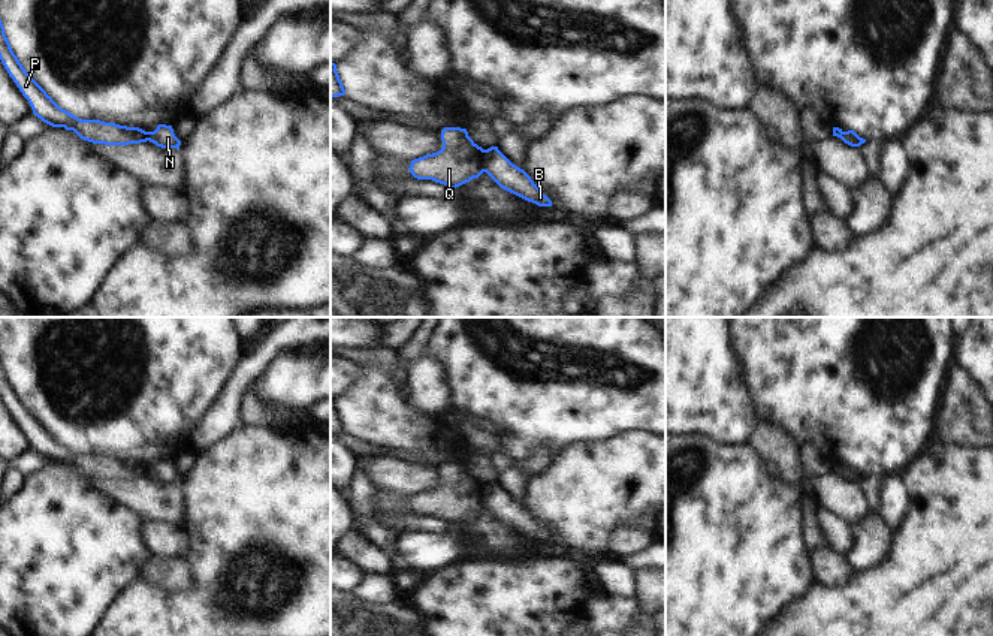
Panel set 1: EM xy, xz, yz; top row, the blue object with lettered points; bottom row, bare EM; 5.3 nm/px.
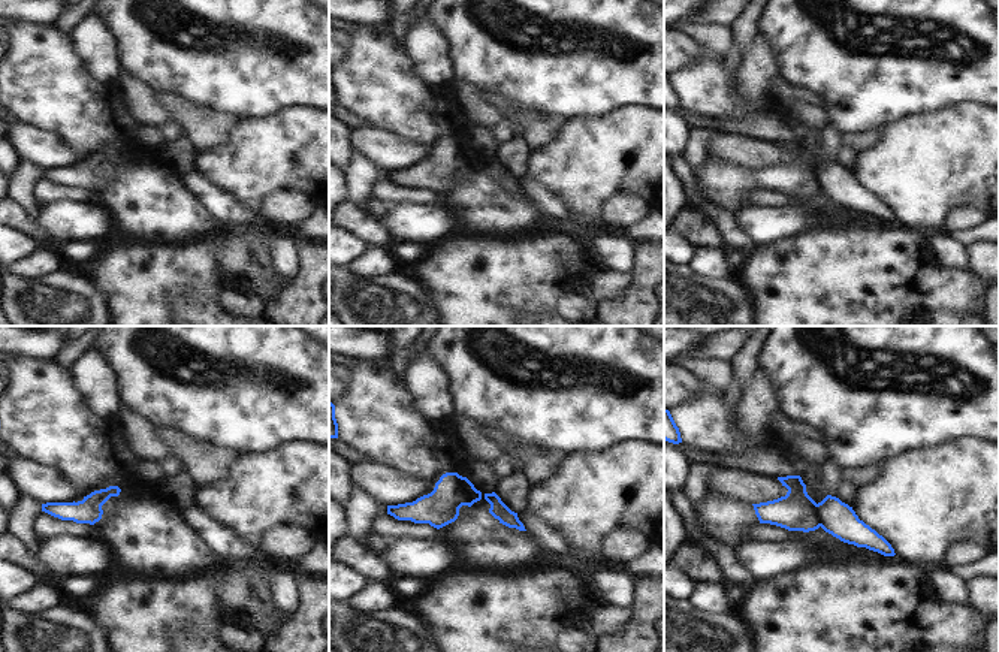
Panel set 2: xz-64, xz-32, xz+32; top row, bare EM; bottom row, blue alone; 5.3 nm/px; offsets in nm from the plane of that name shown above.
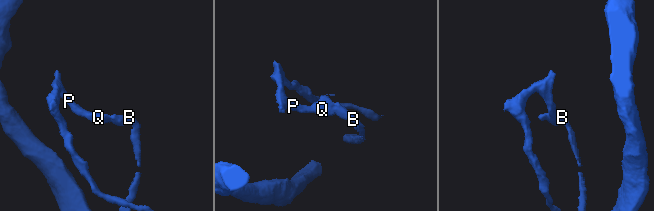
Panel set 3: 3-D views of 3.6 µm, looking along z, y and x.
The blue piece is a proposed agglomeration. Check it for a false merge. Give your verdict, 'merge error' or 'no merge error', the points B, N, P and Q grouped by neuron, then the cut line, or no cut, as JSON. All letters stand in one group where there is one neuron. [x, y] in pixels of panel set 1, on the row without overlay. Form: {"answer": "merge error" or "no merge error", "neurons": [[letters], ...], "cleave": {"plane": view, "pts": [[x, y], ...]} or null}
{"answer": "merge error", "neurons": [["B", "N"], ["P", "Q"]], "cleave": {"plane": "xz", "pts": [[485, 485], [483, 506]]}}

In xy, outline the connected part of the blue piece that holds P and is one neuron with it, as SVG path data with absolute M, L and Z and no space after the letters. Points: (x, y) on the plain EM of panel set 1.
M0 355L0 395L33 449L52 462L73 465L81 474L105 480L141 479L150 474L150 467L100 455L82 455L60 443L51 431L25 407L13 389Z

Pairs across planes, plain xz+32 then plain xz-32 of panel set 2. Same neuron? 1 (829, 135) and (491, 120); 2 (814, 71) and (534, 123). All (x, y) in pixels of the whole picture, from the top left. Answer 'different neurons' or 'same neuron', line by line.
1: different neurons
2: different neurons

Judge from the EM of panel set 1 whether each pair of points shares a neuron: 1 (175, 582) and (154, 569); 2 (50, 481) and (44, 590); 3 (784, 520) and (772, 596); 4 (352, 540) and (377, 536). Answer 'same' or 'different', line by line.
1: same
2: same
3: same
4: different

